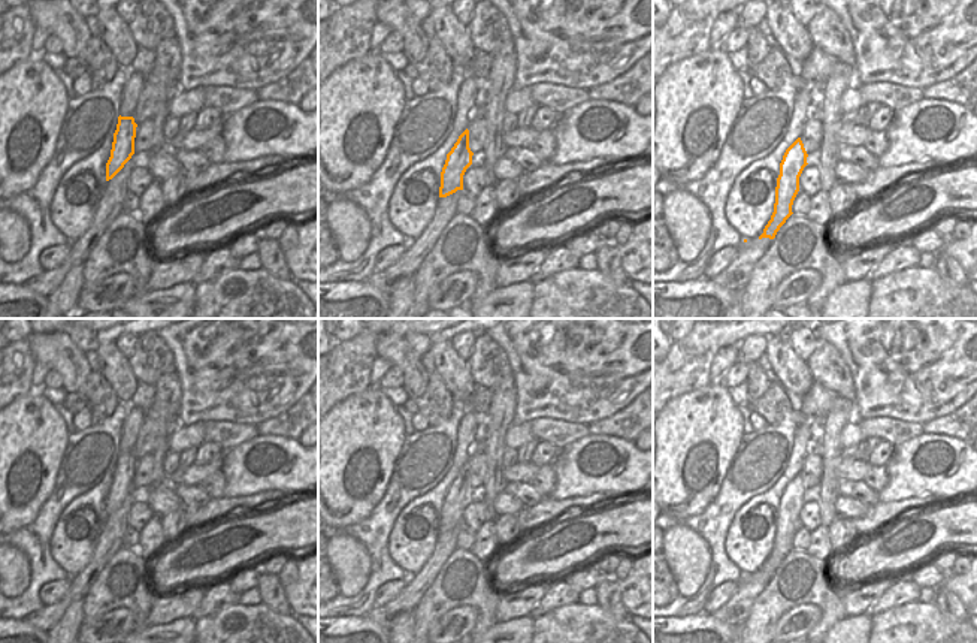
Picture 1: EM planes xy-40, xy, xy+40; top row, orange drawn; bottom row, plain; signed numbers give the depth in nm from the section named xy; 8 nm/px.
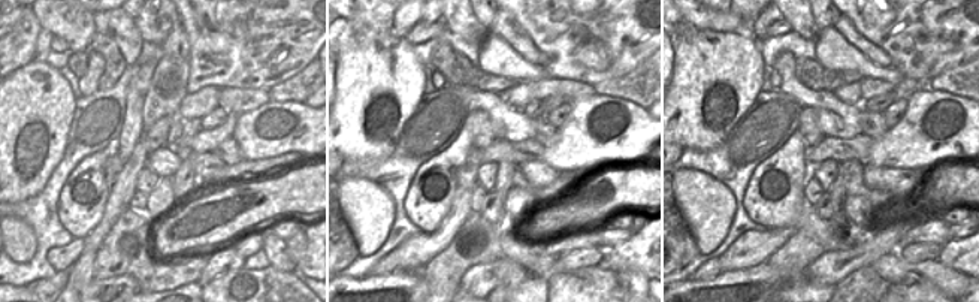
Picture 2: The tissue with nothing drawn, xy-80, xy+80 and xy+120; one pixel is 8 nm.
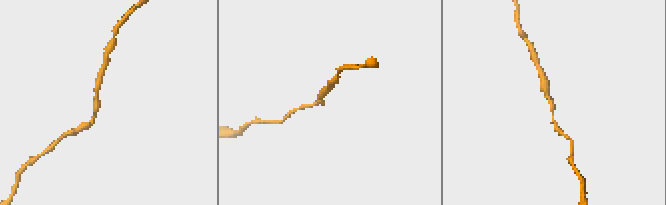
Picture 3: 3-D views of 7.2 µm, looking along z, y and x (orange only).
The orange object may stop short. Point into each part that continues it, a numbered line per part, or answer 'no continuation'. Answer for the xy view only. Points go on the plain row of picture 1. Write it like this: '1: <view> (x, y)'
no continuation

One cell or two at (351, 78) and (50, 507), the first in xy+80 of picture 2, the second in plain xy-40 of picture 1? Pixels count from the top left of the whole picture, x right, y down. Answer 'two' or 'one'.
two

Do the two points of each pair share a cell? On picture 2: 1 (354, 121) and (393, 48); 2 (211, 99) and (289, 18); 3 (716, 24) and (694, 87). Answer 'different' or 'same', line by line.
1: same
2: different
3: different

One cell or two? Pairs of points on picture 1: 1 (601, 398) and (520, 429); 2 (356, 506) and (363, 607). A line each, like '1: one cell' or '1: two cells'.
1: two cells
2: two cells

